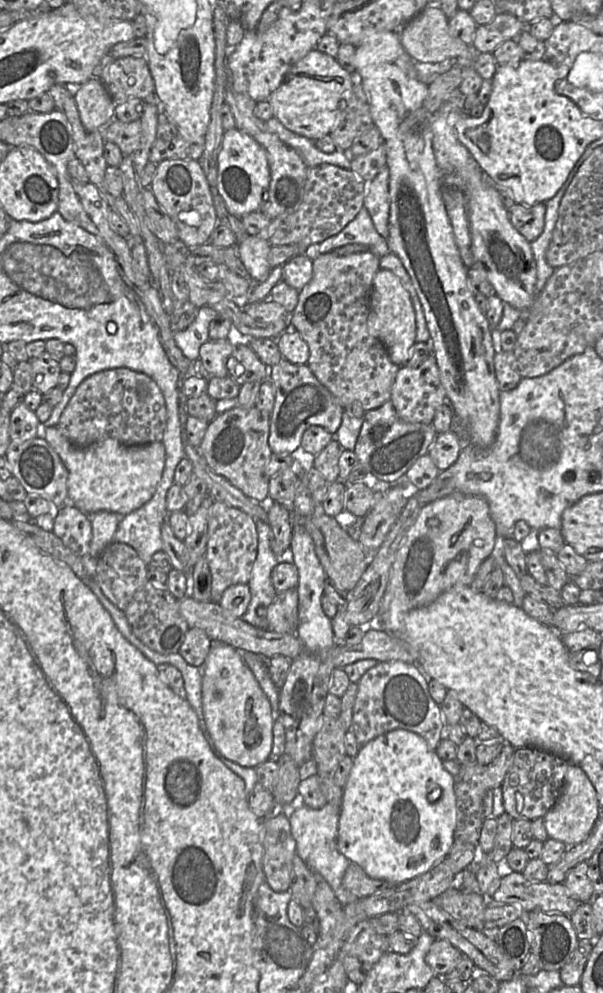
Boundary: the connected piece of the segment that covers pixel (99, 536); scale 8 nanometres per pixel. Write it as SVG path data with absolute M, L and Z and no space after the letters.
M108 511L88 514L91 517L92 540L89 559L94 562L103 550L112 542L118 525L124 515Z

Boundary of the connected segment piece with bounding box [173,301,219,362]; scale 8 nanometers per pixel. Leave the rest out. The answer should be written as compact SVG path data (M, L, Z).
M190 301L184 303L182 313L197 313L187 329L173 334L177 347L193 362L199 358L200 347L210 340L209 325L219 314L211 306L197 308Z

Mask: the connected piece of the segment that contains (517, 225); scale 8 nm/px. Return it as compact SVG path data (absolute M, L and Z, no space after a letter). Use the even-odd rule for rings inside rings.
M515 203L509 217L513 227L528 241L536 240L544 229L545 204L525 206Z

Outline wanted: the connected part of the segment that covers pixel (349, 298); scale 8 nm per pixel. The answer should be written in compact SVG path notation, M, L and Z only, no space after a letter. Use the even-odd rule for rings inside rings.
M371 252L346 256L325 253L313 259L312 265L312 279L299 291L298 304L290 313L291 326L300 333L309 347L307 365L343 407L358 402L365 412L376 409L390 401L392 385L400 368L391 361L385 346L367 328L373 279L380 269L379 257Z

